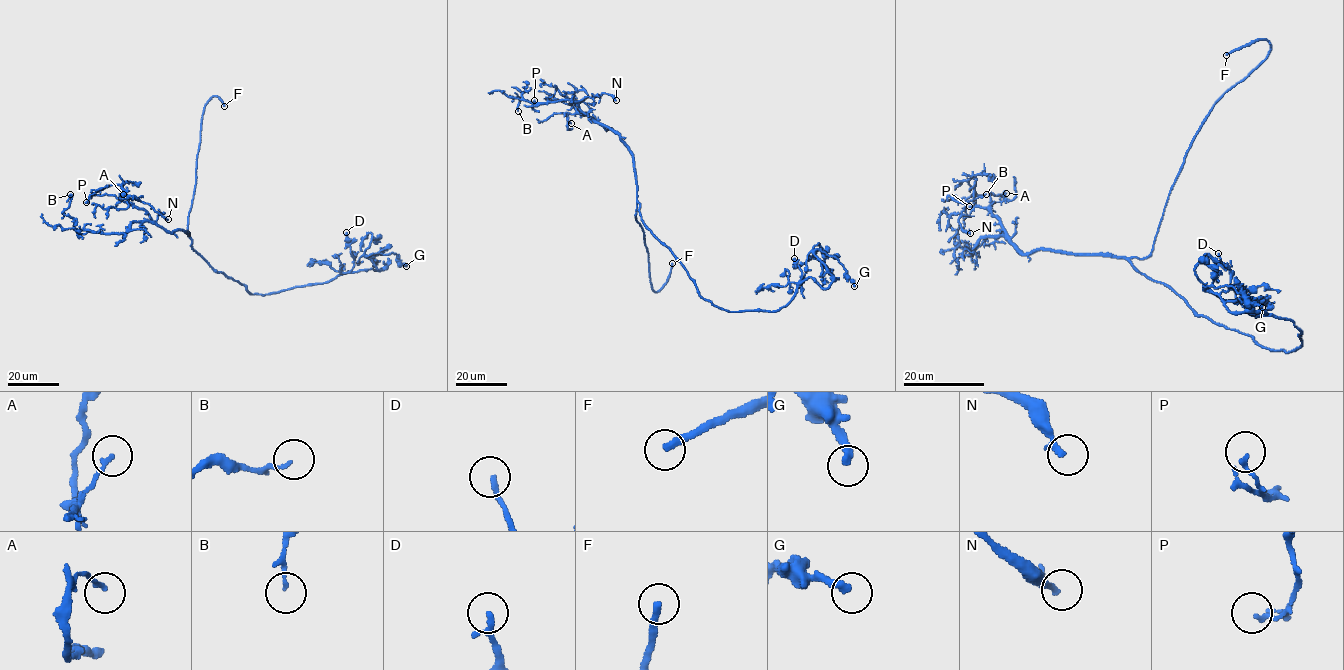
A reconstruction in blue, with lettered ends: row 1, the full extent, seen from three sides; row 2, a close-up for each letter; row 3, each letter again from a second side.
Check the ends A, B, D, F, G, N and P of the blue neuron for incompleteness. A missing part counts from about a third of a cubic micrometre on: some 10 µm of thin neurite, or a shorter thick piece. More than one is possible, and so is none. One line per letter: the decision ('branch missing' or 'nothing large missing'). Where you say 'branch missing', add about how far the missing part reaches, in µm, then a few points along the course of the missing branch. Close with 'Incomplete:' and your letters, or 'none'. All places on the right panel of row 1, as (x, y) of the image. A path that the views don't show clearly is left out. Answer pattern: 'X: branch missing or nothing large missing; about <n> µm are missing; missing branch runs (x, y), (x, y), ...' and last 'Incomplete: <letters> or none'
A: nothing large missing
B: nothing large missing
D: nothing large missing
F: branch missing; about 50 µm are missing
G: nothing large missing
N: nothing large missing
P: nothing large missing
Incomplete: F

